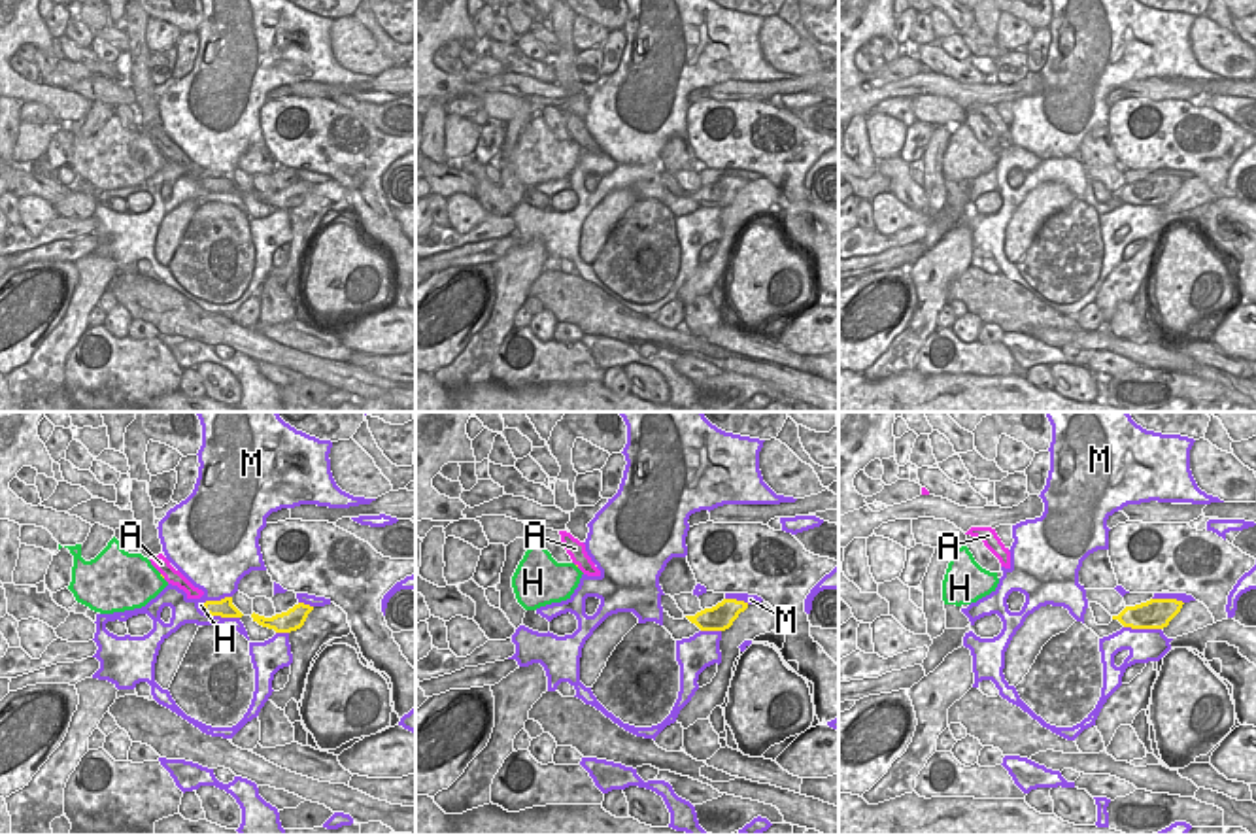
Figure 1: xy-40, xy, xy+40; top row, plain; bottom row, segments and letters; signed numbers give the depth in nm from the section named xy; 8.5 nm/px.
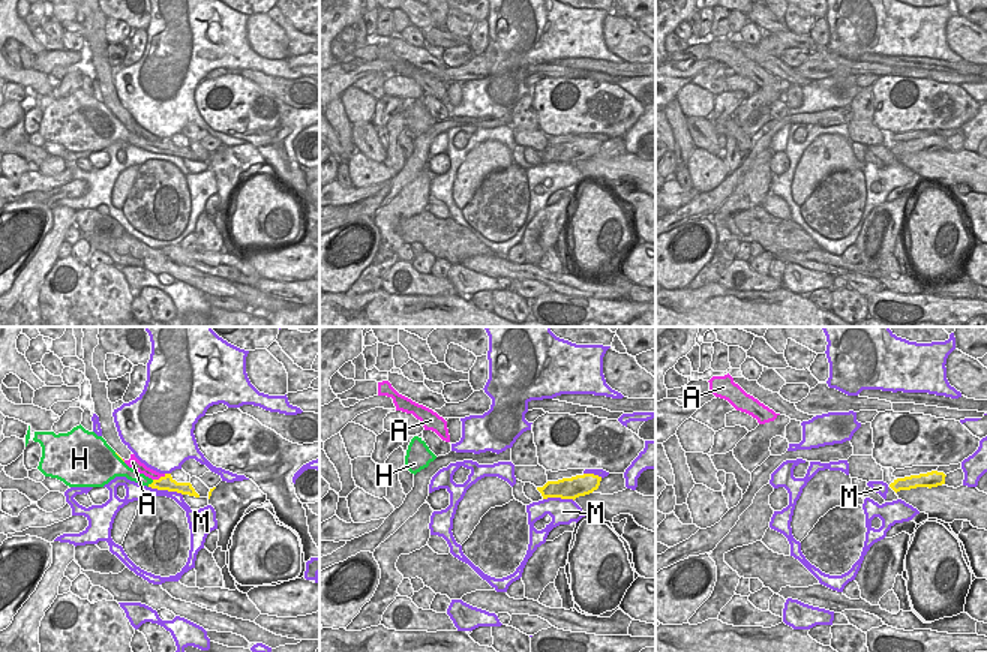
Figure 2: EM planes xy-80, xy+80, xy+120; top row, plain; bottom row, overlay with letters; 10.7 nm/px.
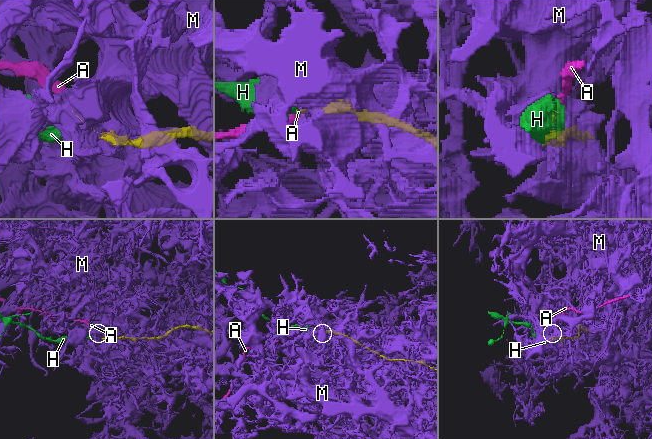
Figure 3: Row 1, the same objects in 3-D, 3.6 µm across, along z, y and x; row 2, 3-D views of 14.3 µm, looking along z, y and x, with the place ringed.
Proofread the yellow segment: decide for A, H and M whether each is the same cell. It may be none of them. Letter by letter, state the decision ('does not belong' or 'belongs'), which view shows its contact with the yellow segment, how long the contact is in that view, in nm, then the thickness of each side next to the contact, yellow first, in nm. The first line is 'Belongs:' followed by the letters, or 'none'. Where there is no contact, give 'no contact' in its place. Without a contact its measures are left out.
Belongs: H
A: does not belong; no contact
H: belongs; meets yellow in xy-40; contact 80 nm long; 160 nm thick on the yellow side, 50 nm on the other
M: does not belong; meets yellow in xy-40; contact 340 nm long; 160 nm thick on the yellow side, 240 nm on the other

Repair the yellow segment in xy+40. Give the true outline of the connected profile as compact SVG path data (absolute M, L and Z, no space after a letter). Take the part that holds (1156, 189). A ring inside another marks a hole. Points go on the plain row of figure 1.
M1150 176L1135 183L1126 183L1112 196L1131 206L1163 206L1180 189L1182 181L1177 176Z

